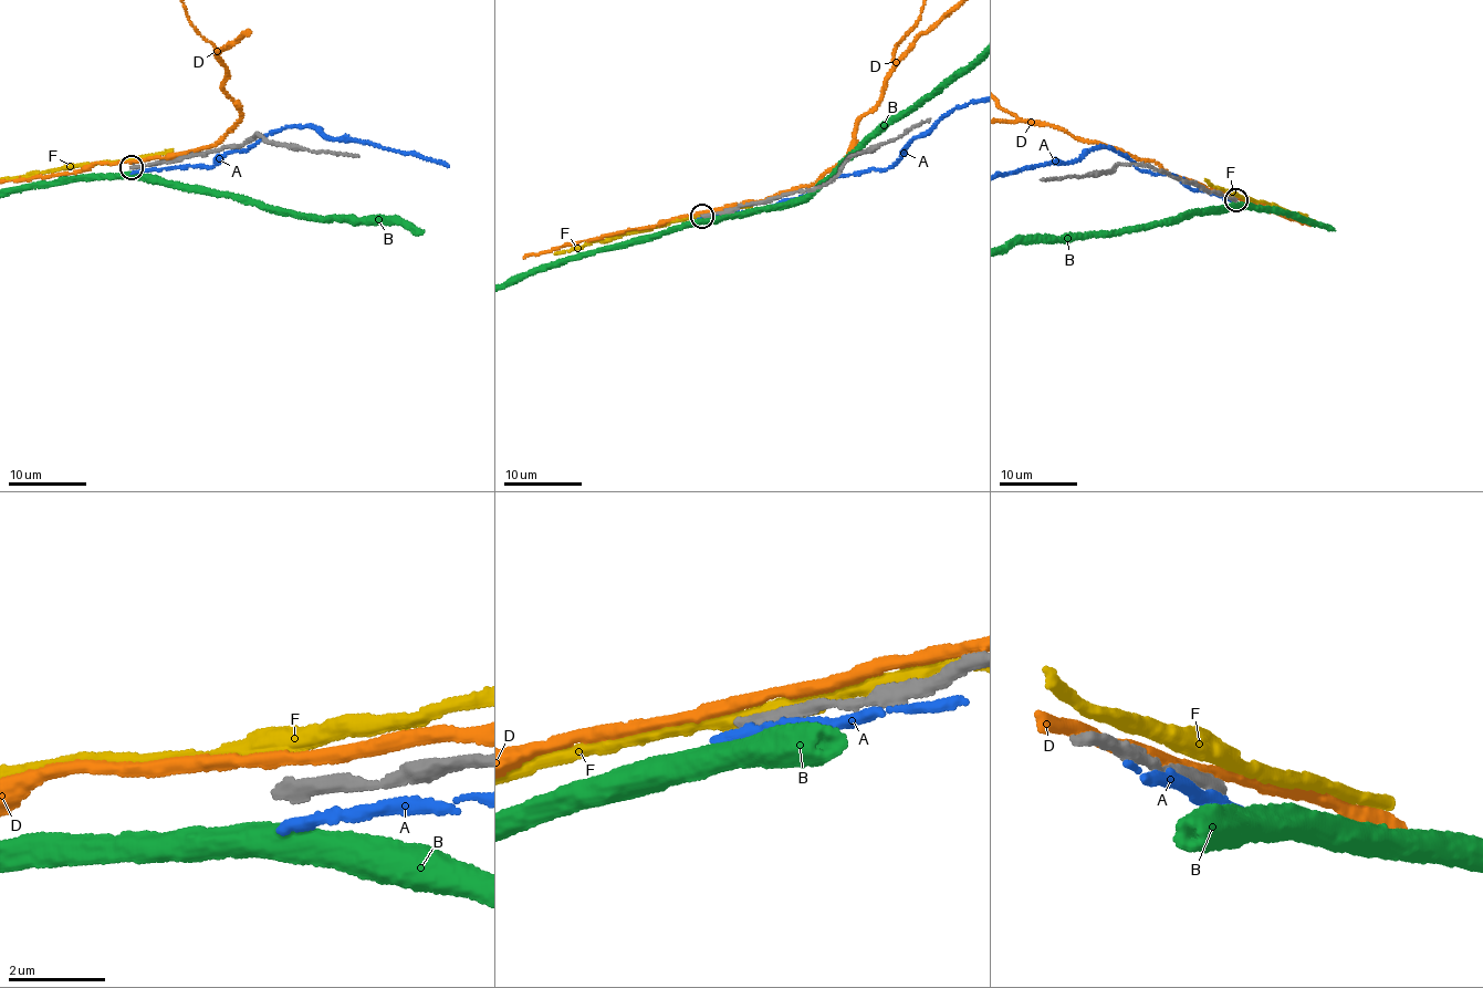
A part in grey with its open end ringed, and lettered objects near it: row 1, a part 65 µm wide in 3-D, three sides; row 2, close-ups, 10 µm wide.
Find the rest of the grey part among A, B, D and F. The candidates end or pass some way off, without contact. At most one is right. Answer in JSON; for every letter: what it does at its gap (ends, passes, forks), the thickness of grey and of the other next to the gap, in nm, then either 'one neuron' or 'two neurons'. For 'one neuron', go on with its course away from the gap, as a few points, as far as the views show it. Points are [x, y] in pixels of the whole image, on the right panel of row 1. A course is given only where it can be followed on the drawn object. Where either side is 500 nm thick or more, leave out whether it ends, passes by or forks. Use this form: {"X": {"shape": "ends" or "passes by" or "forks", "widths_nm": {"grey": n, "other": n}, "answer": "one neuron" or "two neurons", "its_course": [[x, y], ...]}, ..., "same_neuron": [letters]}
{"A": {"shape": "ends", "widths_nm": {"grey": 260, "other": 260}, "answer": "two neurons"}, "B": {"widths_nm": {"grey": 260, "other": 500}, "answer": "two neurons"}, "D": {"shape": "passes by", "widths_nm": {"grey": 260, "other": 220}, "answer": "two neurons"}, "F": {"shape": "passes by", "widths_nm": {"grey": 260, "other": 440}, "answer": "two neurons"}, "same_neuron": []}

